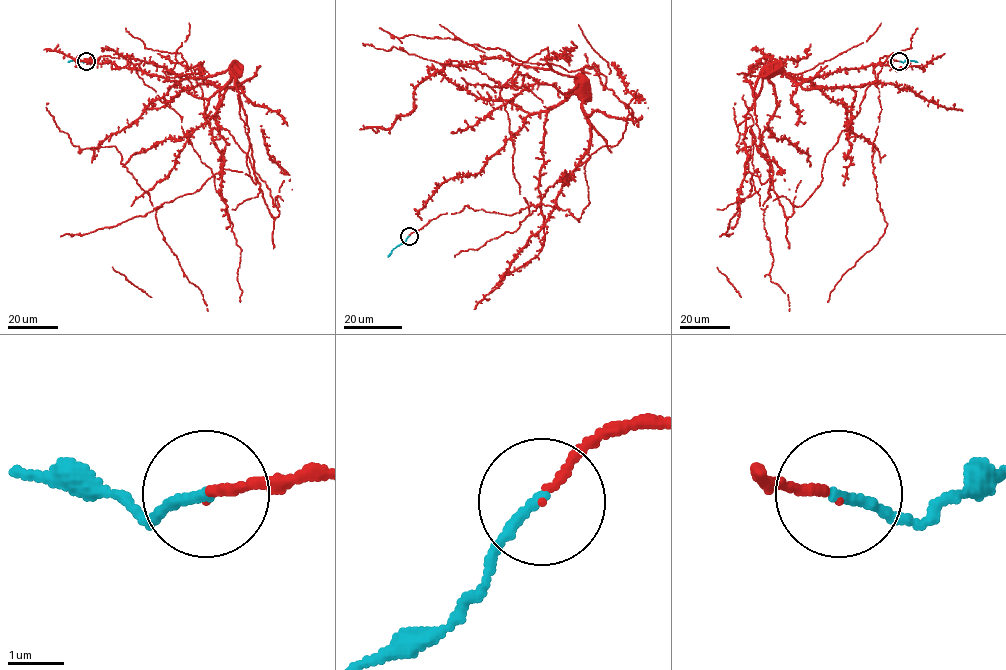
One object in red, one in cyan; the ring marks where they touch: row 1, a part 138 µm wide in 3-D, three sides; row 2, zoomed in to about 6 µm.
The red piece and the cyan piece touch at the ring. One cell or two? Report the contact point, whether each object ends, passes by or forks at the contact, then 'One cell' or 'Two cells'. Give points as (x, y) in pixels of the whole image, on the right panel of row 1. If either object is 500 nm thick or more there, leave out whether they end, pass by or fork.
Place: (899, 61). At the ring red ends. At the ring cyan ends. One cell

